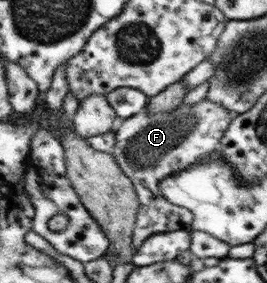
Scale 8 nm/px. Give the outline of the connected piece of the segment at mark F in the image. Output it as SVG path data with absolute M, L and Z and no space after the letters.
M204 98L197 104L183 102L169 112L150 112L144 109L124 119L123 124L116 130L116 146L112 155L132 179L140 201L136 228L132 235L135 252L145 239L153 234L191 227L194 214L170 203L161 195L159 183L169 175L185 170L190 164L217 150L221 137L235 116L235 112Z

